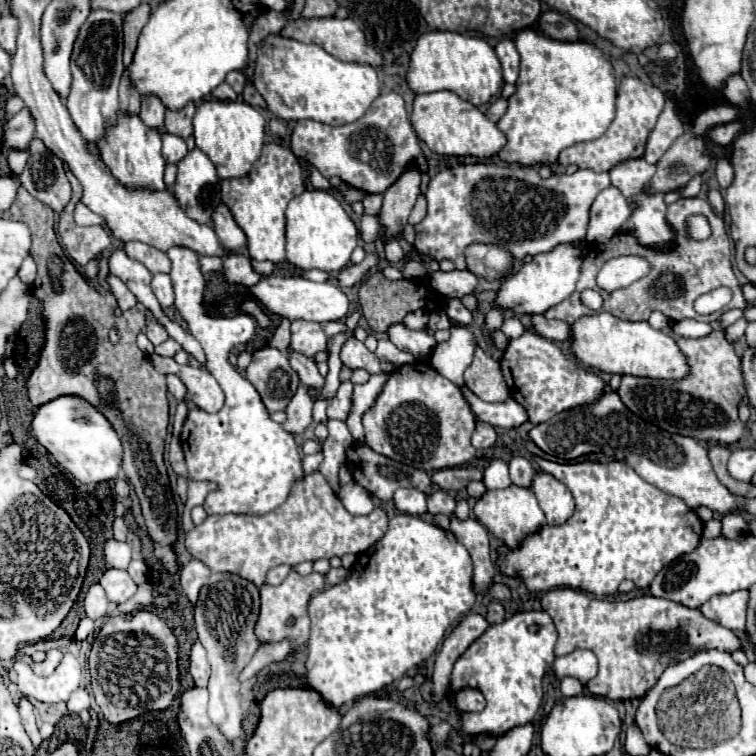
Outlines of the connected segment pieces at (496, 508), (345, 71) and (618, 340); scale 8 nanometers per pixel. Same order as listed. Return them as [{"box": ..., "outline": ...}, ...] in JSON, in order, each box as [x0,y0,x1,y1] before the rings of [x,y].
[{"box":[474,485,546,549],"outline":[[[510,485],[508,489],[498,489],[498,491],[486,491],[474,505],[474,515],[484,527],[488,527],[488,531],[494,537],[498,537],[510,549],[516,549],[528,535],[536,533],[546,523],[534,493],[530,489],[516,487],[516,485]]]},{"box":[254,35,380,125],"outline":[[[270,35],[258,47],[254,87],[264,97],[266,107],[282,121],[312,119],[328,125],[344,125],[360,119],[380,95],[376,69],[366,63],[340,61],[320,45]]]},{"box":[570,311,688,379],"outline":[[[606,311],[584,315],[574,325],[570,325],[570,351],[576,359],[592,369],[618,375],[636,377],[656,377],[656,379],[682,379],[688,373],[686,359],[676,347],[676,341],[652,329],[646,321],[624,321]]]}]

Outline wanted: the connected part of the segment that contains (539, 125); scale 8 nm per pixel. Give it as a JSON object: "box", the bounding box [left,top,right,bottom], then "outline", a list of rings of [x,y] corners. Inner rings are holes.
{"box":[496,29,616,167],"outline":[[[522,29],[516,35],[514,45],[520,53],[520,77],[516,81],[516,93],[508,99],[508,111],[496,123],[498,129],[508,139],[504,149],[498,151],[498,157],[502,161],[518,163],[526,167],[540,163],[552,165],[558,161],[562,149],[604,135],[616,113],[616,77],[610,61],[602,55],[602,51],[586,41],[578,41],[578,43],[554,41],[532,29]]]}

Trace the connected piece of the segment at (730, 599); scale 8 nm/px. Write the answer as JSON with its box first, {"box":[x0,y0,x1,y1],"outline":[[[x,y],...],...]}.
{"box":[700,591,748,631],"outline":[[[736,591],[732,595],[714,595],[710,601],[700,605],[700,611],[706,619],[714,623],[720,623],[732,631],[744,631],[746,601],[748,591]]]}

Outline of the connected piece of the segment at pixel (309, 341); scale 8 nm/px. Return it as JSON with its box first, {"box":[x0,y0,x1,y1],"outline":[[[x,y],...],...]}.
{"box":[292,321,328,353],"outline":[[[294,321],[292,323],[292,349],[300,353],[318,353],[326,351],[328,335],[320,323],[312,321]]]}

